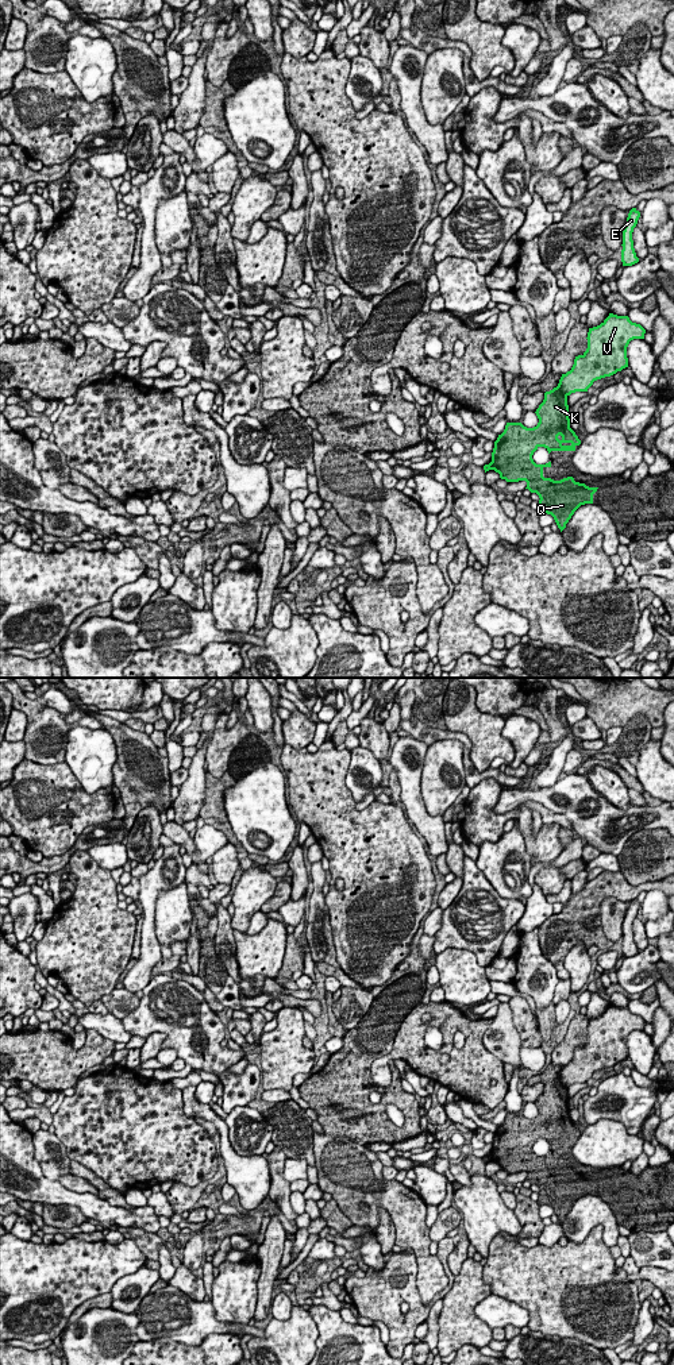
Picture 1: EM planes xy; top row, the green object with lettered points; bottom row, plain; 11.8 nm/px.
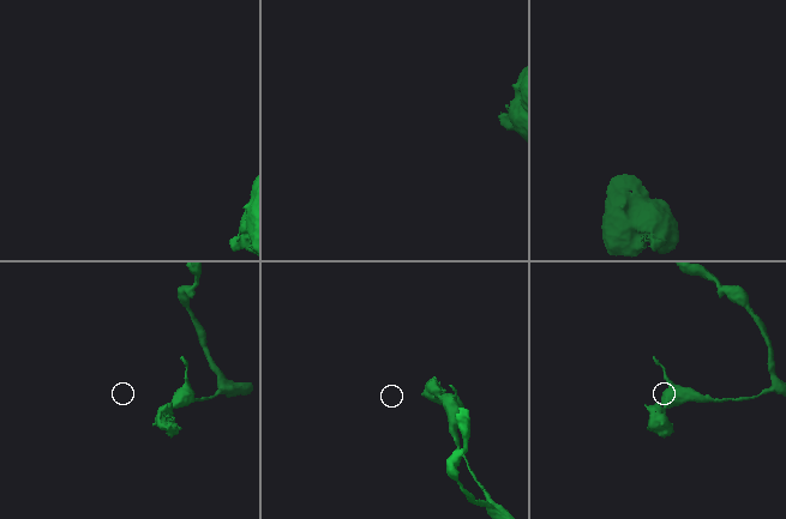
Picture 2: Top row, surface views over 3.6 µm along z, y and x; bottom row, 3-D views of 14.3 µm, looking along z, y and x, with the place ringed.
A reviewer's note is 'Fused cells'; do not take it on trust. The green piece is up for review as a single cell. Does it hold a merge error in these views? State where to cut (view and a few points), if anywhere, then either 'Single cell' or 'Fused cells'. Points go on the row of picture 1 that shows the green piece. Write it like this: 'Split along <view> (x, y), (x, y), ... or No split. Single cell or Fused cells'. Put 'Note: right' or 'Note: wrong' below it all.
Split along xy (558, 385), (566, 396). Fused cells
Note: right

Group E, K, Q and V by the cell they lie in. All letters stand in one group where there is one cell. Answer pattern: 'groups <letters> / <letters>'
groups E V / K Q

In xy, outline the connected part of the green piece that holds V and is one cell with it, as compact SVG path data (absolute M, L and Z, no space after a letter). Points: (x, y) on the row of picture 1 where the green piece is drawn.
M609 313L600 325L589 328L586 351L575 356L558 386L566 396L588 392L594 381L628 367L627 347L633 339L644 339L644 333L646 329L628 316Z

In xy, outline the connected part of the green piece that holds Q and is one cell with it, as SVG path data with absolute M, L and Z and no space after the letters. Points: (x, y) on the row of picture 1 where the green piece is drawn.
M559 386L544 393L536 409L539 423L527 428L521 423L507 423L505 429L494 441L492 462L484 466L485 473L494 470L507 482L525 481L531 493L539 496L539 513L551 514L561 529L585 504L593 504L598 487L575 482L573 477L554 481L543 477L543 469L551 462L536 464L532 459L539 447L551 451L575 451L581 440L570 428L567 396Z

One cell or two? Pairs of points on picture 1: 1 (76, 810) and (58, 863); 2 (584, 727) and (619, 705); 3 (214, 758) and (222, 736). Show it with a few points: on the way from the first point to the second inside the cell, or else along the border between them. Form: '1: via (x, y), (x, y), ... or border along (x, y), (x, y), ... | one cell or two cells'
1: border along (81, 832), (64, 853), (43, 858) | two cells
2: border along (588, 716), (601, 732) | two cells
3: via (219, 752), (222, 741) | one cell

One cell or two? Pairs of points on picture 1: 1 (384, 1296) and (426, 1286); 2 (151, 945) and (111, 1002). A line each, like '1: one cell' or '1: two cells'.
1: two cells
2: two cells

